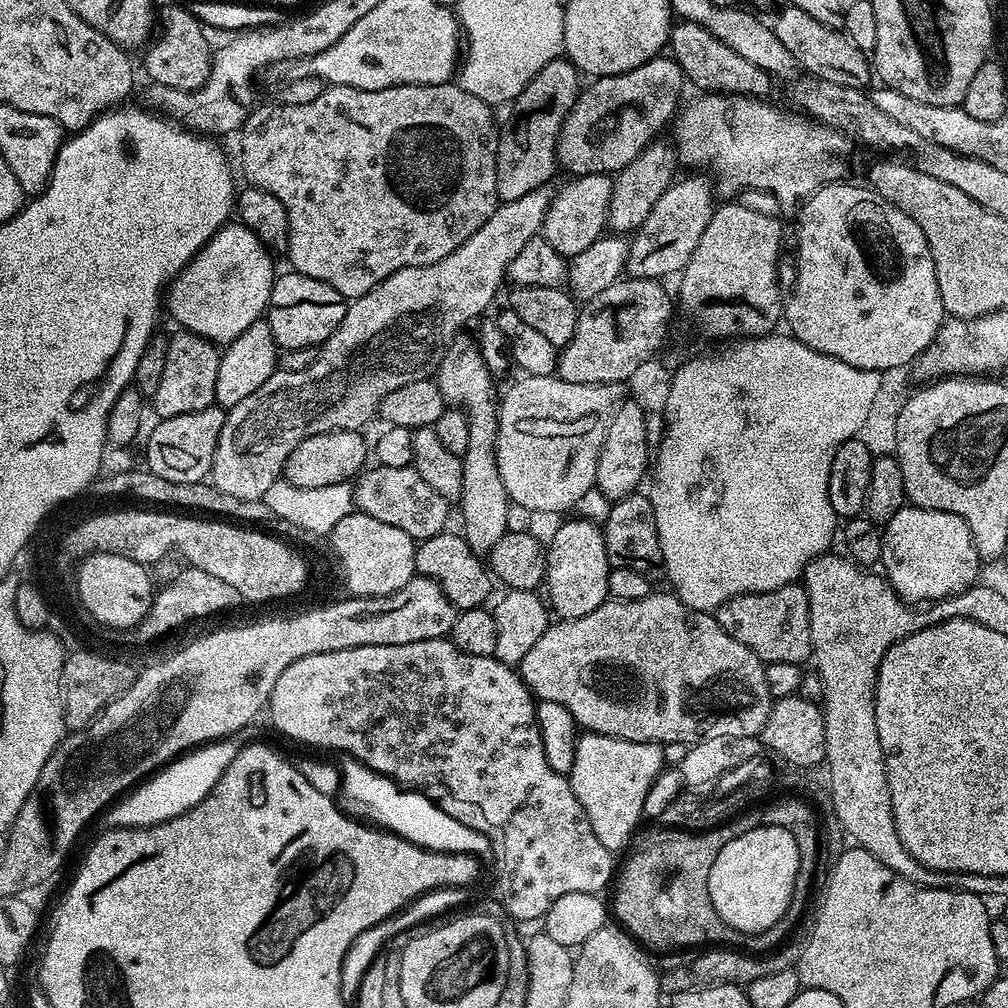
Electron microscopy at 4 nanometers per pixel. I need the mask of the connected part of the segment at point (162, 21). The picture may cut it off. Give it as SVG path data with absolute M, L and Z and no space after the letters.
M176 4L161 7L158 20L158 35L145 49L147 52L144 56L144 66L150 76L148 78L154 84L174 86L174 90L197 92L206 82L206 78L210 78L214 51L213 45L208 45L203 25L187 7Z

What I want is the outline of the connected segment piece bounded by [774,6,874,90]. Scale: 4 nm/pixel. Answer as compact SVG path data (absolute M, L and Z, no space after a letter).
M785 6L777 14L774 27L778 42L782 42L782 46L786 46L786 50L790 50L790 54L796 59L797 65L801 69L804 67L808 71L805 73L811 74L815 79L861 90L873 83L874 68L862 49L854 46L854 42L850 42L843 31L818 22L818 18L810 18L806 10Z

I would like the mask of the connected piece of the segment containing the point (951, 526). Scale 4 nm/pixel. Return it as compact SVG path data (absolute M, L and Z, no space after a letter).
M901 506L898 514L883 525L880 558L888 583L909 602L931 602L957 596L977 583L976 575L982 567L970 530L962 518L915 506Z

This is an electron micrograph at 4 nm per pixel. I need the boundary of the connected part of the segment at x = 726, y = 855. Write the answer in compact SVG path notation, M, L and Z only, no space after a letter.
M752 826L749 832L724 840L718 858L714 858L714 866L708 879L708 897L722 922L726 922L734 930L755 934L765 932L786 910L794 894L794 882L798 878L798 842L790 834L790 830L782 830L782 826Z

